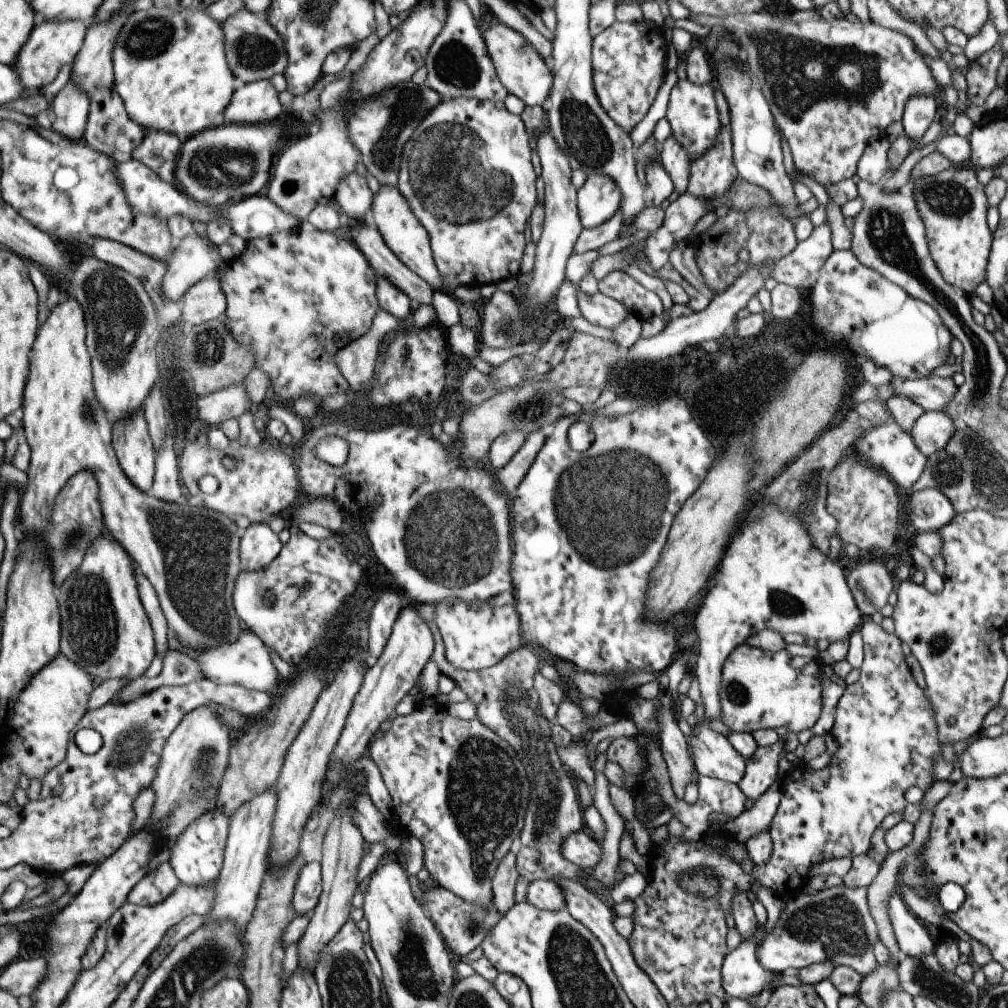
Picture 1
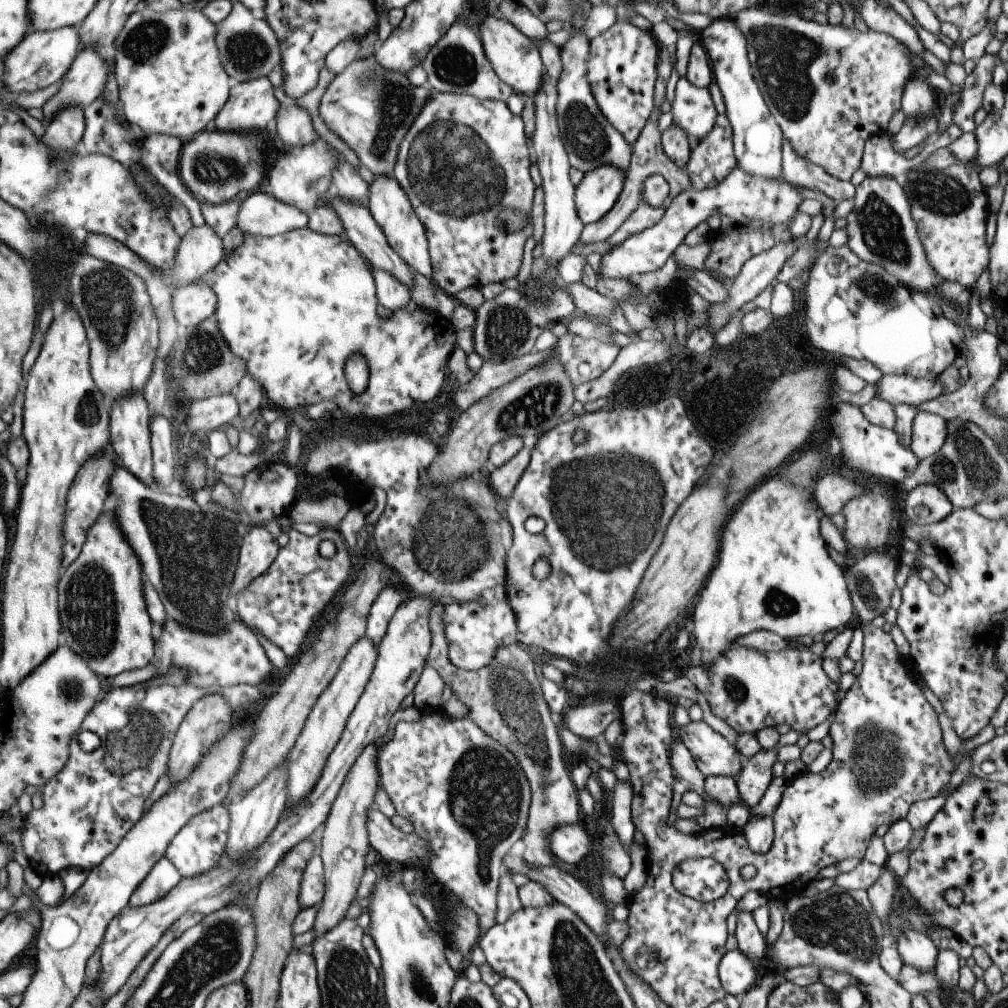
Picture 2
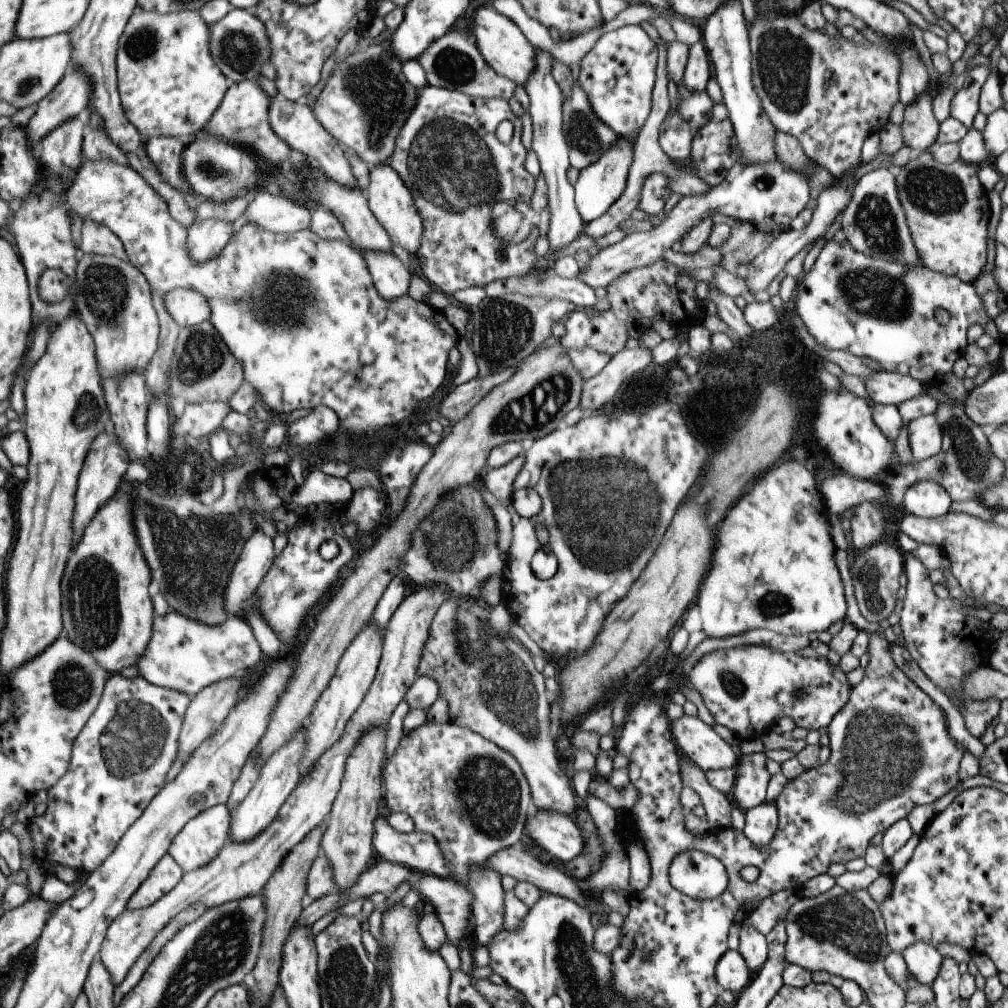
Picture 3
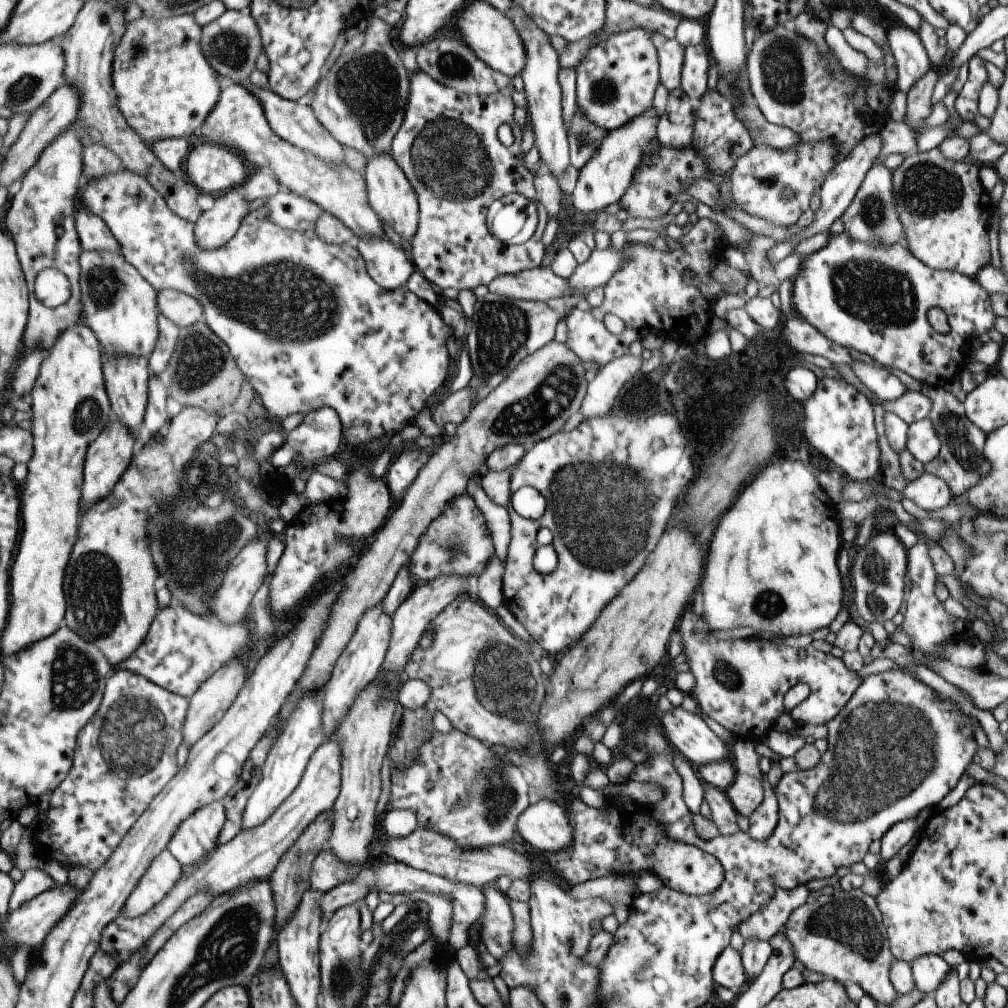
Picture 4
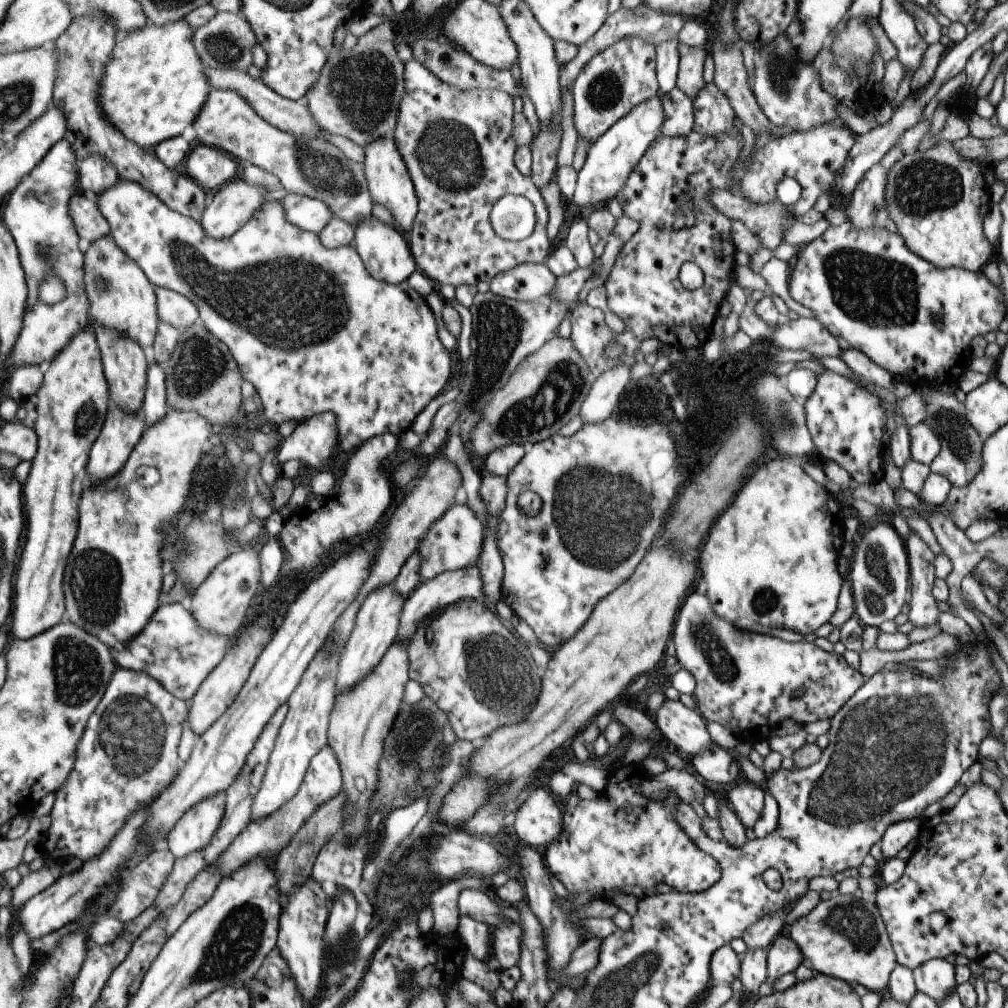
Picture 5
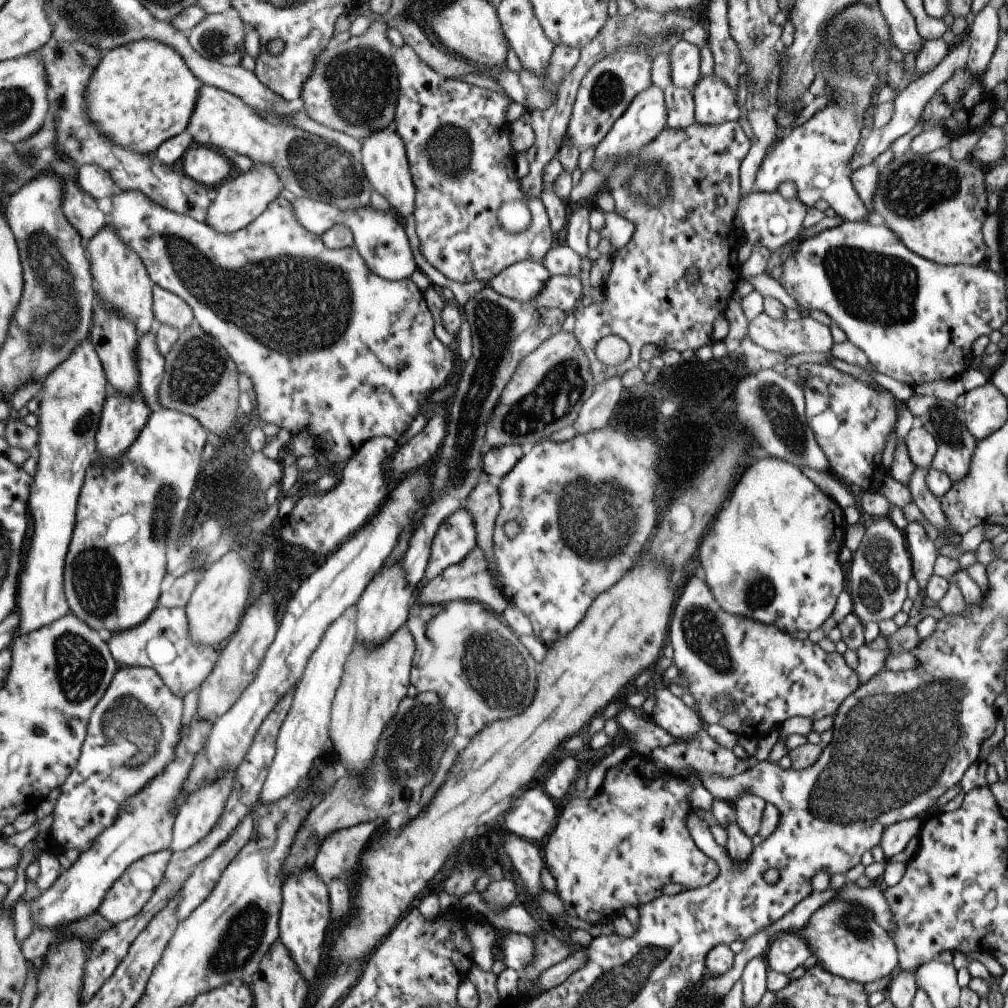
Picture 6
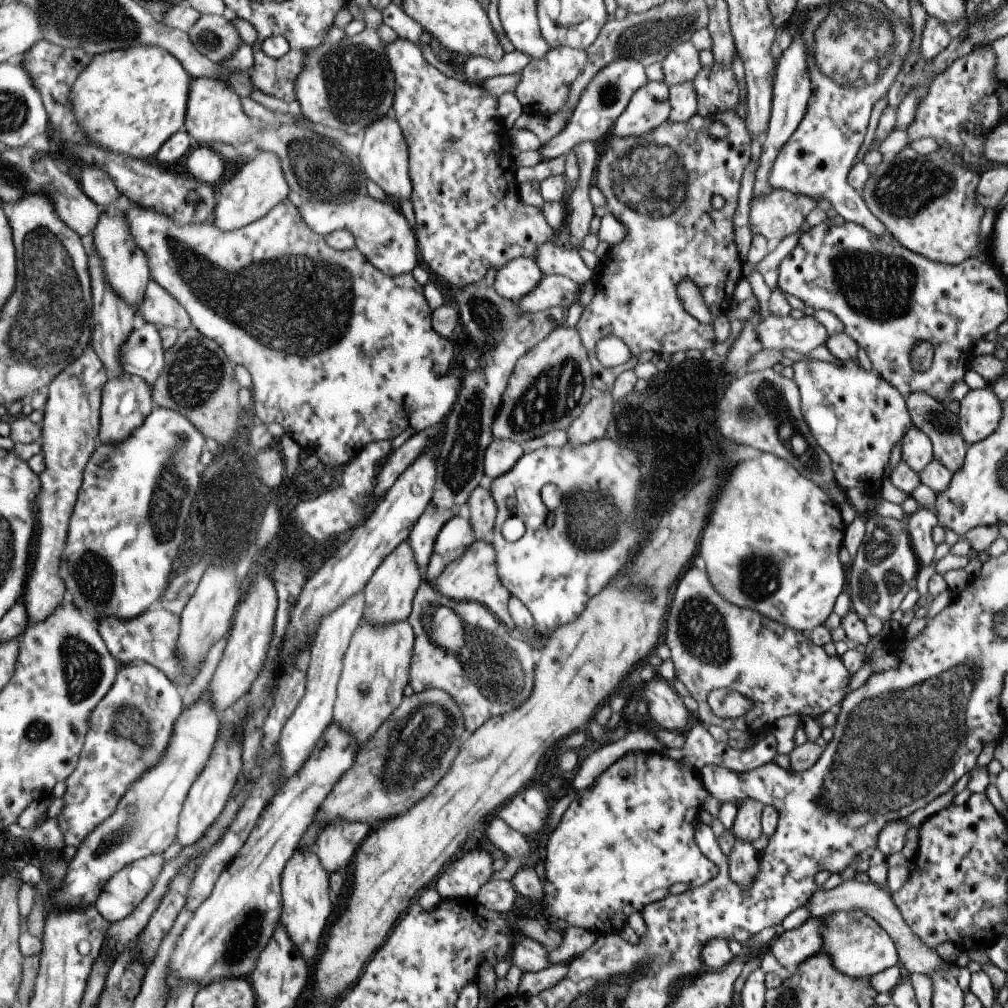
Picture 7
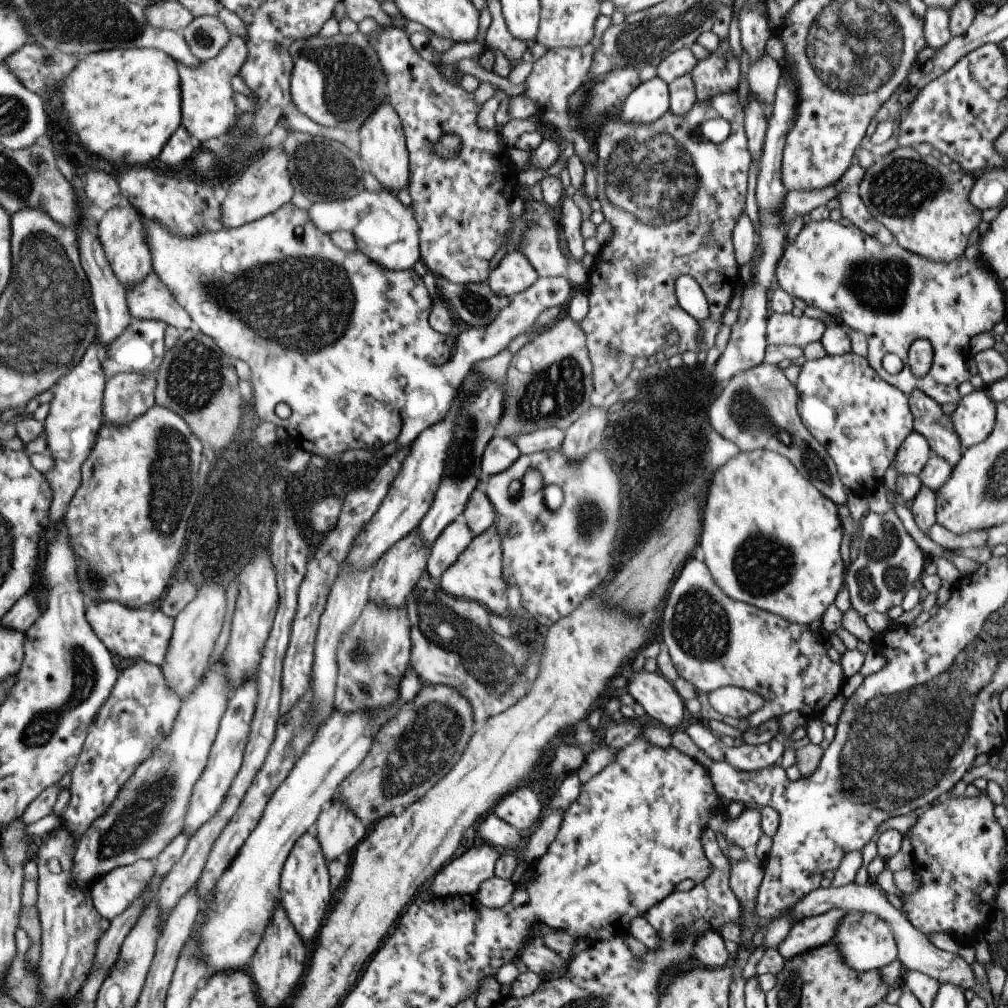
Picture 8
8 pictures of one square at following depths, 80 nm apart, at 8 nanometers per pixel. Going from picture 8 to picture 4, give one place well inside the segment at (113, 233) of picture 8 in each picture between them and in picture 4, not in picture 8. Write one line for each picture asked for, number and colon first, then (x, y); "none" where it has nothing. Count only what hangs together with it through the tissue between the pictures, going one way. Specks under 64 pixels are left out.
4: (120, 304)
5: (123, 298)
6: (121, 278)
7: (127, 267)

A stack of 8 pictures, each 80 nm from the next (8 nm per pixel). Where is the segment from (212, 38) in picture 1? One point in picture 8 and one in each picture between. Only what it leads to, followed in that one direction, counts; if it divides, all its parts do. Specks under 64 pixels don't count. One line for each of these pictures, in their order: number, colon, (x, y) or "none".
2: (171, 79)
3: (170, 85)
4: (166, 87)
5: (155, 86)
6: (142, 94)
7: (131, 101)
8: (124, 105)

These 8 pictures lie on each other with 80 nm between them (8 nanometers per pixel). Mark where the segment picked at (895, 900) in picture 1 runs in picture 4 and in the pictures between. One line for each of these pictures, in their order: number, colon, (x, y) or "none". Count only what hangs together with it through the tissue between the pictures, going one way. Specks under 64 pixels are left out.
2: (915, 950)
3: (923, 961)
4: (928, 971)

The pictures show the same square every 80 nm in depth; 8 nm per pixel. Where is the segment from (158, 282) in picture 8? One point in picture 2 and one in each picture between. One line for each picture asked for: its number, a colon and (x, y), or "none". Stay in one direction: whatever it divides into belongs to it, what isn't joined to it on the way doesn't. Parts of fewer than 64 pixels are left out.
2: (193, 304)
3: (188, 307)
4: (184, 310)
5: (174, 308)
6: (170, 309)
7: (161, 308)

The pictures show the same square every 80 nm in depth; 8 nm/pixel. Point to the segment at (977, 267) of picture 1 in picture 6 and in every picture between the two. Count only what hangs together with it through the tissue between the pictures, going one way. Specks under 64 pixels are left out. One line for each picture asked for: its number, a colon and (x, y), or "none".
2: (949, 207)
3: (946, 208)
4: (944, 210)
5: (936, 201)
6: (936, 206)

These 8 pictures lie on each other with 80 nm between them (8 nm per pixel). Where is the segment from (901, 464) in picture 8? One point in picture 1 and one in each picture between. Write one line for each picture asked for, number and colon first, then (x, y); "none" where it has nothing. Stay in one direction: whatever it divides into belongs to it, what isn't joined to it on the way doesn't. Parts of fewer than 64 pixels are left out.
1: (931, 431)
2: (927, 432)
3: (924, 434)
4: (922, 442)
5: (923, 445)
6: (920, 446)
7: (916, 450)

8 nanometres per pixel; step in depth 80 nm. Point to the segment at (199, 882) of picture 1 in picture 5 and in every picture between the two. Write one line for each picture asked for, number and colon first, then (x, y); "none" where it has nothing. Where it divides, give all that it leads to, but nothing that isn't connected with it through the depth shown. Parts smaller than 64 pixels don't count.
2: (199, 847)
3: (199, 843)
4: (198, 835)
5: (194, 831)

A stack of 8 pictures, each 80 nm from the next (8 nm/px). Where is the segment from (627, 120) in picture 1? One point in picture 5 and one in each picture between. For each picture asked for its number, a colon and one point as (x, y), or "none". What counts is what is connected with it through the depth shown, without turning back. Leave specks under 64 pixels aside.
2: (621, 61)
3: (617, 75)
4: (616, 79)
5: (622, 75)

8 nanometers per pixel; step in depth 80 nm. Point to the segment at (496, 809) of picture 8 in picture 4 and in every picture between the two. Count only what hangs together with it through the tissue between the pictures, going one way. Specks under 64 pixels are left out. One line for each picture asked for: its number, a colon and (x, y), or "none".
4: (543, 825)
5: (537, 821)
6: (533, 818)
7: (526, 812)

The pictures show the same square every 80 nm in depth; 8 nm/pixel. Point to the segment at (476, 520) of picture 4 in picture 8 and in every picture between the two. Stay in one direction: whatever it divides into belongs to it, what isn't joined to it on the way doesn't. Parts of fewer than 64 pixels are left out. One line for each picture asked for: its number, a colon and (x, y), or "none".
5: (454, 541)
6: (455, 536)
7: (453, 538)
8: (444, 550)

